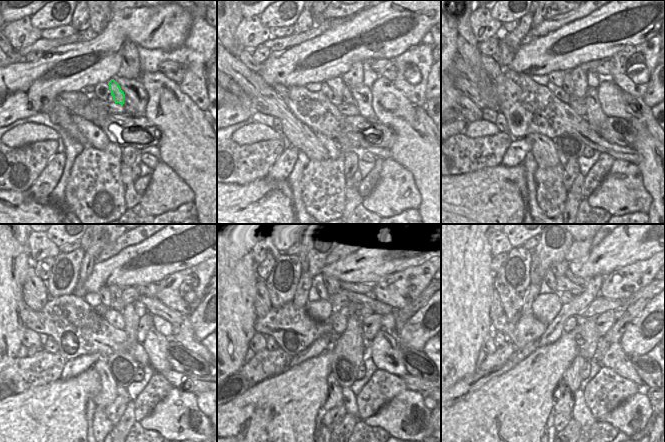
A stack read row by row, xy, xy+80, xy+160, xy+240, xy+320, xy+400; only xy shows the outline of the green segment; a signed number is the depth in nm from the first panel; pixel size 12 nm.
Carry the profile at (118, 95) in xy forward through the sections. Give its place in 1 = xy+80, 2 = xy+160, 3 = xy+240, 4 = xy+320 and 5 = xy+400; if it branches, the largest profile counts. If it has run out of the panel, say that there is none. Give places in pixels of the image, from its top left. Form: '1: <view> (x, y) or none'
1: xy+80 (337, 85)
2: xy+160 (556, 77)
3: xy+240 (106, 299)
4: xy+320 (325, 290)
5: xy+400 (549, 278)

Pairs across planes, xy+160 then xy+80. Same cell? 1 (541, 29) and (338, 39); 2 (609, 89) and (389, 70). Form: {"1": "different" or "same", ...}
{"1": "different", "2": "different"}

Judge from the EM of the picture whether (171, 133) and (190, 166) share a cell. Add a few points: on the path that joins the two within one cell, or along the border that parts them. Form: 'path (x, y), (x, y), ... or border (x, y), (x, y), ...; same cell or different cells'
path (179, 141), (190, 152), (190, 158); same cell

